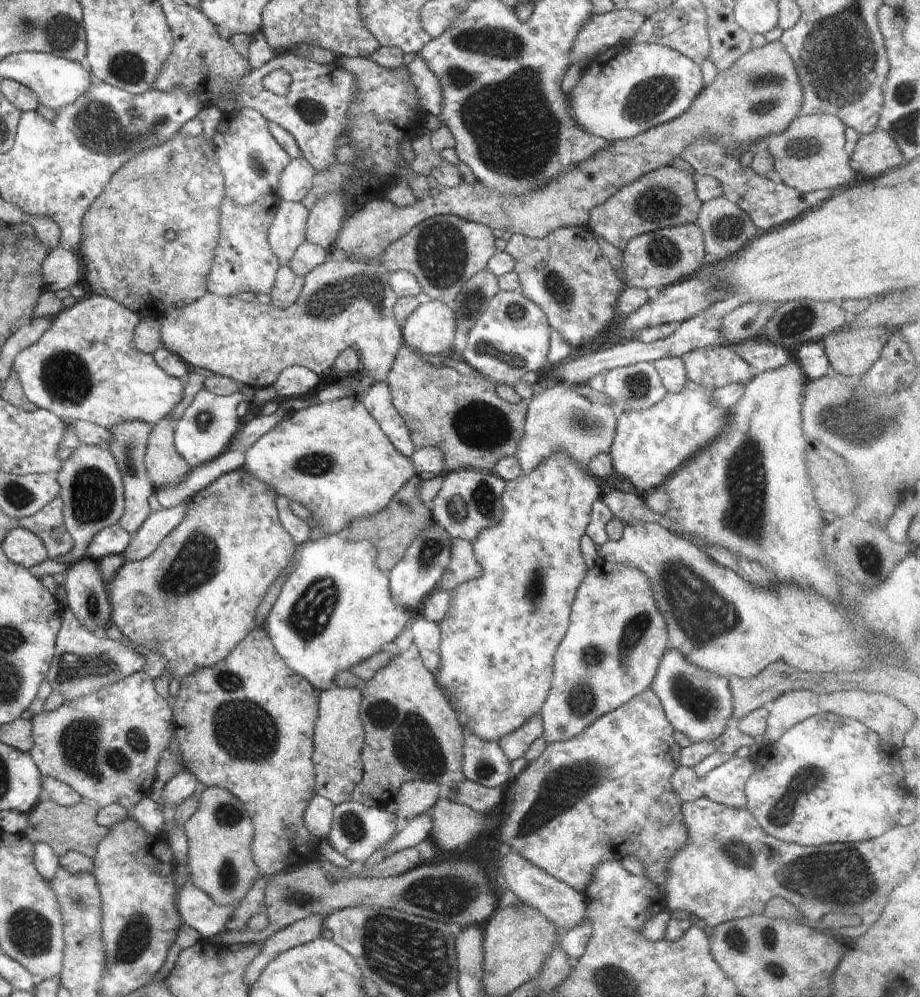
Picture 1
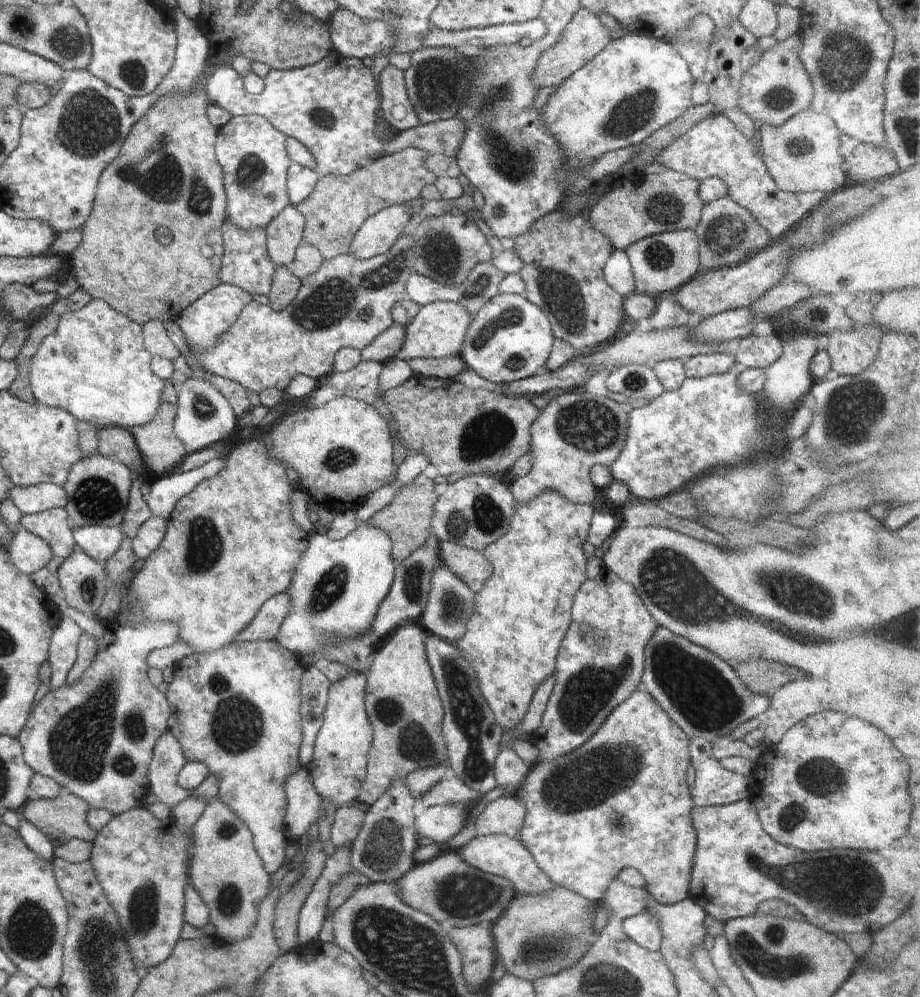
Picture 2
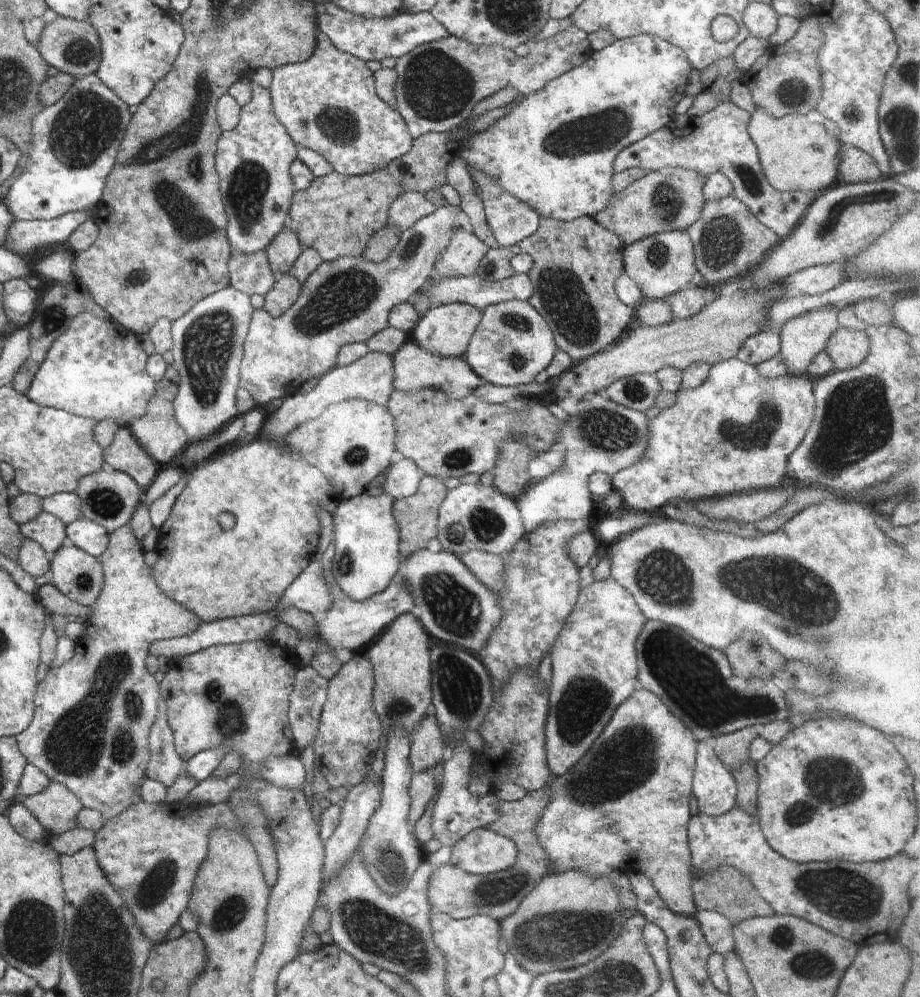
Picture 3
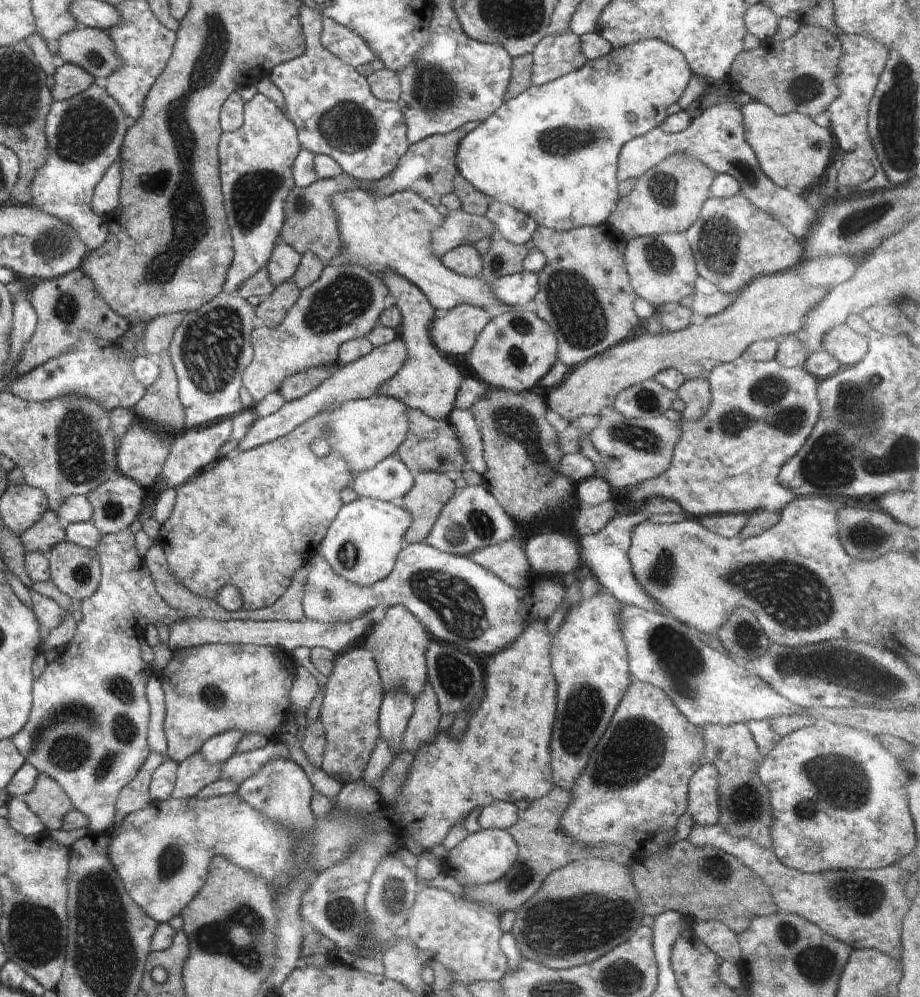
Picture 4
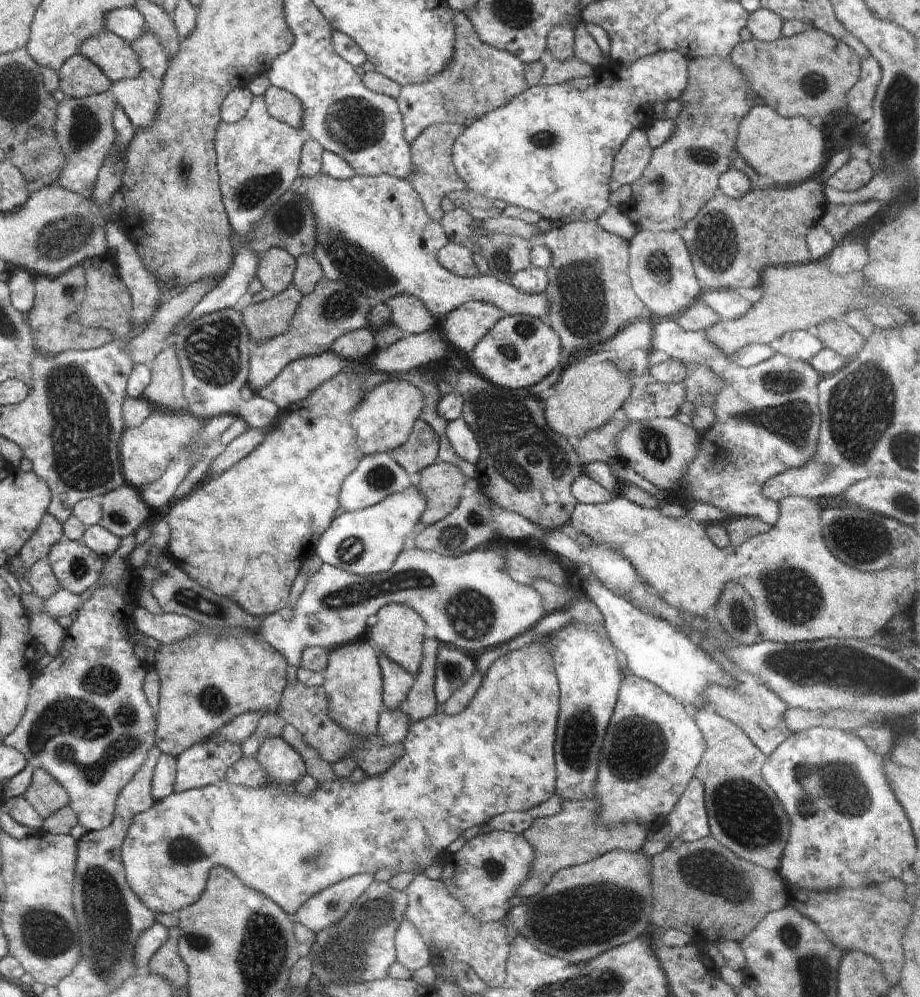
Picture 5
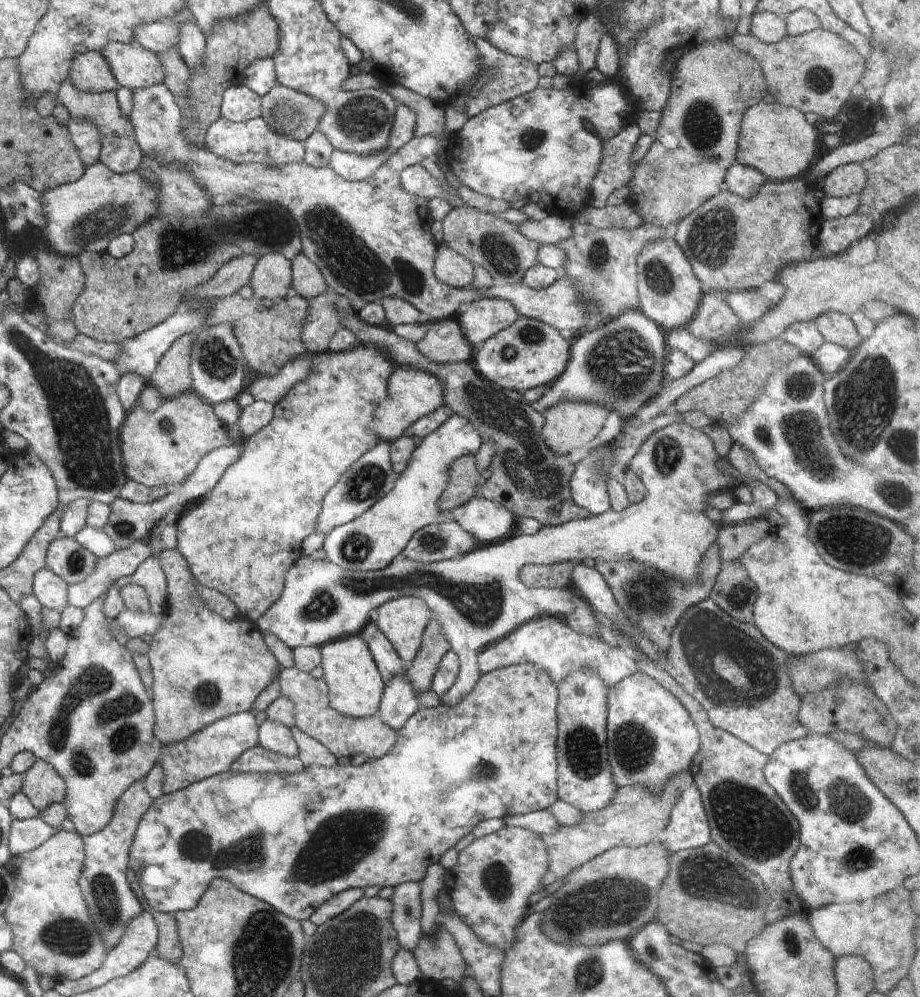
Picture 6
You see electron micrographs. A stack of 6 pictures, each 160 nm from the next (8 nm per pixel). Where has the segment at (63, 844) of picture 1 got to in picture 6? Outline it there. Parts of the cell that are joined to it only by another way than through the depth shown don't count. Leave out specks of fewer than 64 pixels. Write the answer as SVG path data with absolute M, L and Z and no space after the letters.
M36 759L23 774L21 792L39 811L54 803L62 803L67 791L64 779L43 760Z

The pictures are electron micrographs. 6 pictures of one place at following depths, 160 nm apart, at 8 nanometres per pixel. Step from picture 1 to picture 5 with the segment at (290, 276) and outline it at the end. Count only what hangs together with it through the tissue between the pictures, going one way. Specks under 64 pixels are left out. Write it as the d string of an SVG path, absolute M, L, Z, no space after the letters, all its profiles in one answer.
M292 285L270 299L250 303L239 311L252 342L258 344L286 334L302 297L303 294Z

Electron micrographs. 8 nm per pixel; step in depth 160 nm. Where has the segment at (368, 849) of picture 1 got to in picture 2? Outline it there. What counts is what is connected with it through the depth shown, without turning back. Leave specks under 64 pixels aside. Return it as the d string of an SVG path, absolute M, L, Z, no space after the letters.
M342 805L336 809L330 825L330 842L334 847L350 845L363 825L365 812L359 807Z

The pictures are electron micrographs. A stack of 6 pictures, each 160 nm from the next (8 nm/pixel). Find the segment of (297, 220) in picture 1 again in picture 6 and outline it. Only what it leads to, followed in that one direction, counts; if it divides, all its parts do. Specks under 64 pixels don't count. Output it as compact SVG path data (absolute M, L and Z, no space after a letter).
M272 252L265 253L258 257L256 266L254 267L249 285L258 300L270 298L273 301L285 299L294 296L291 286L291 260L284 258L283 254Z

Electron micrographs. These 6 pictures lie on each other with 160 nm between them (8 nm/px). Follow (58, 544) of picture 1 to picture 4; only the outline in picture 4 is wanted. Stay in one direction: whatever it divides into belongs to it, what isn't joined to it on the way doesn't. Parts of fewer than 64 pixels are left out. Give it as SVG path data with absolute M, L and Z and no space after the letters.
M52 510L46 511L43 517L25 530L20 537L26 554L42 553L46 555L53 546L67 540L64 524Z

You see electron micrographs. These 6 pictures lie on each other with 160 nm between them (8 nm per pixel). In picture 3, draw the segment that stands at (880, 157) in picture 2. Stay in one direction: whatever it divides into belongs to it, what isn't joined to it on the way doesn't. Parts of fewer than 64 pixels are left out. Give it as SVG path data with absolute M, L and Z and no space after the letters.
M856 147L848 148L839 160L837 176L846 184L878 181L883 178L877 162L869 154Z

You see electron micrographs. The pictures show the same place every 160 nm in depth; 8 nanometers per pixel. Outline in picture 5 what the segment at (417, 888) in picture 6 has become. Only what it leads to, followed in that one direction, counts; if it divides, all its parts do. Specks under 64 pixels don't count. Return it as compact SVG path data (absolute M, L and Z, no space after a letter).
M406 916L395 932L397 961L405 969L414 972L430 964L430 950L422 938L417 926Z

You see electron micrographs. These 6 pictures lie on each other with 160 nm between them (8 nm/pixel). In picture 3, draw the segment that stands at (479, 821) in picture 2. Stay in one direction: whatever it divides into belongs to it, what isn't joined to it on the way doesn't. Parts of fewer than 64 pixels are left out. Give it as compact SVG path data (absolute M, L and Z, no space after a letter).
M548 788L532 791L519 801L500 801L500 818L487 827L515 842L519 855L515 864L505 871L489 875L471 875L454 865L443 865L431 874L428 898L431 908L447 914L453 919L467 919L474 915L488 915L499 922L518 910L526 895L550 872L553 871L551 858L543 849L535 833L540 820L551 799Z

